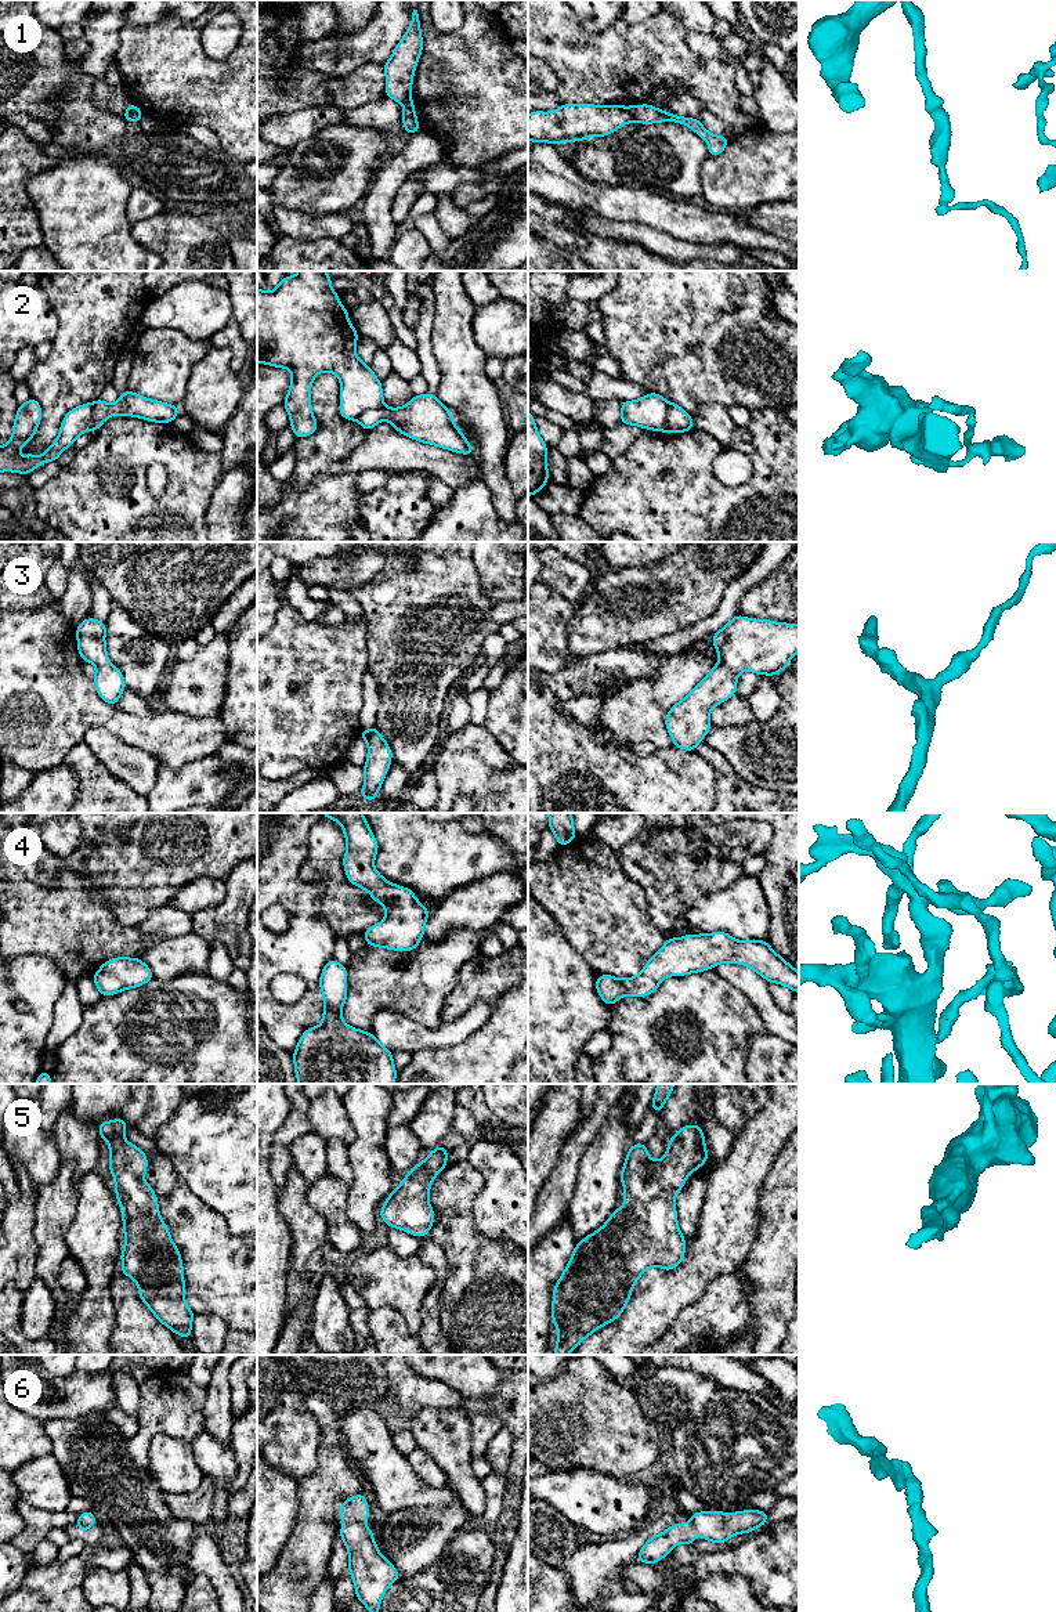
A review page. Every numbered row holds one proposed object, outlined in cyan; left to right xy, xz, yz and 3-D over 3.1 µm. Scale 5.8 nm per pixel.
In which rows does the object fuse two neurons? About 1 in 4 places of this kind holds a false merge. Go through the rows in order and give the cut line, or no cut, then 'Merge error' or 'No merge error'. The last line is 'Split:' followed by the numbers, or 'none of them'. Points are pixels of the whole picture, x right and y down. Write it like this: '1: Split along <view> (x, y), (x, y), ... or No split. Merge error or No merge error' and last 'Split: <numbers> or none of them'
1: Split along yz (628, 108), (633, 119). Merge error
2: Split along xz (383, 405), (375, 409), (365, 409), (355, 419). Merge error
3: No split. No merge error
4: No split. No merge error
5: No split. No merge error
6: No split. No merge error
Split: 1, 2

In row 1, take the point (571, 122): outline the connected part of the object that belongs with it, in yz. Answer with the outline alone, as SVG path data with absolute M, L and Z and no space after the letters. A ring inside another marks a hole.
M564 104L553 112L535 111L528 115L528 140L561 145L567 141L585 141L592 135L605 137L630 123L632 113L622 105Z

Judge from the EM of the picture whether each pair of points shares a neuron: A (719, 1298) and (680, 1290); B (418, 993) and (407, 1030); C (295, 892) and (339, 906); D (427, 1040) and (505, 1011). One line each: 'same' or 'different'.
A: different
B: different
C: different
D: different

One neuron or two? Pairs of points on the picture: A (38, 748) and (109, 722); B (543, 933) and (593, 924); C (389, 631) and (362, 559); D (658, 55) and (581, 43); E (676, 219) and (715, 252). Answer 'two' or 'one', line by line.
A: one
B: two
C: two
D: one
E: two

